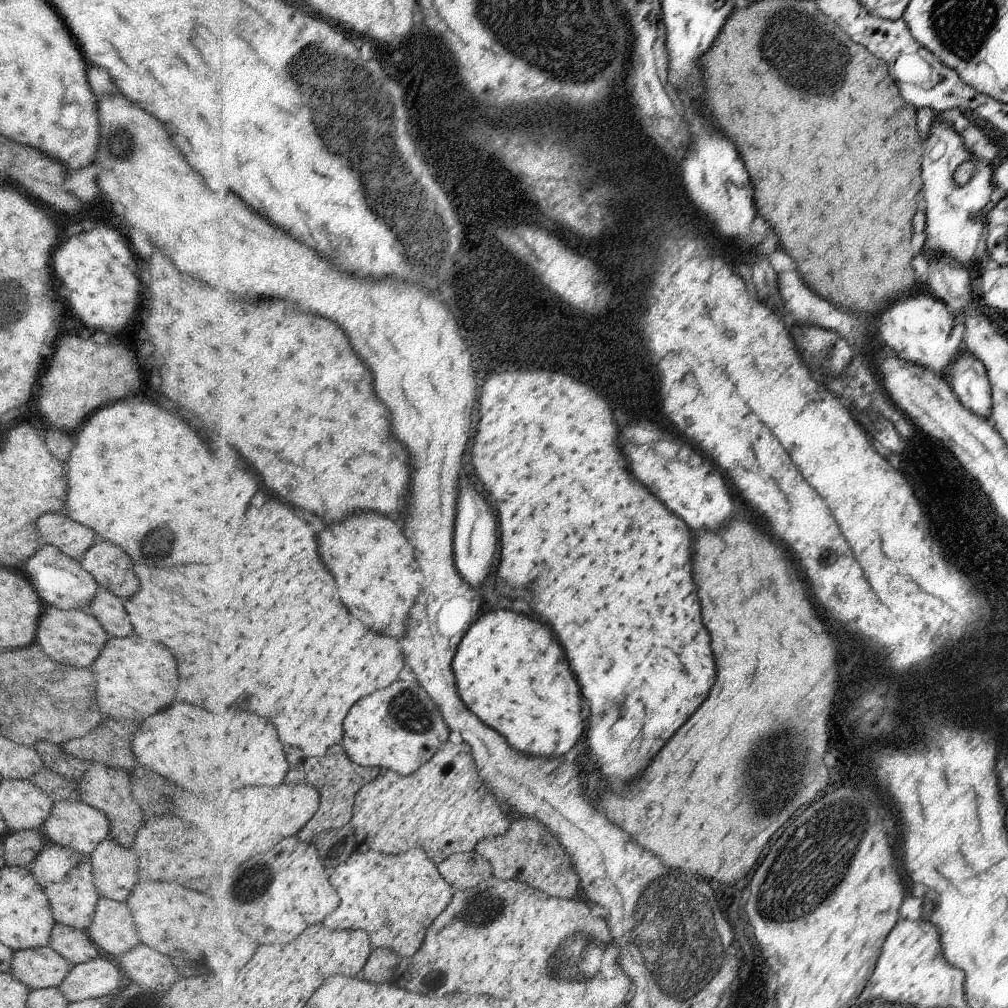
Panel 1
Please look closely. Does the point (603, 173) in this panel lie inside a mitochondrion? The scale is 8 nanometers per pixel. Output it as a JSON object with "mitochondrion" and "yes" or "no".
{"mitochondrion":"yes"}

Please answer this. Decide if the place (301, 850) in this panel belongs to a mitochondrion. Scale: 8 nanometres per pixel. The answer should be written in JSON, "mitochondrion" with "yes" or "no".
{"mitochondrion":"no"}

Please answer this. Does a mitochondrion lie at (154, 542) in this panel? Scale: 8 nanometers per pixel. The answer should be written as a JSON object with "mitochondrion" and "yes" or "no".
{"mitochondrion":"yes"}

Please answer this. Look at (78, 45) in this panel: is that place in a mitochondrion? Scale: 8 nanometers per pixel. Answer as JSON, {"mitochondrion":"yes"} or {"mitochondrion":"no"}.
{"mitochondrion":"no"}

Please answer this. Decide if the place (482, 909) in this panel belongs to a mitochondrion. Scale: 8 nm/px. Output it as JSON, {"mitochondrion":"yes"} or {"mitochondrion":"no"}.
{"mitochondrion":"yes"}

